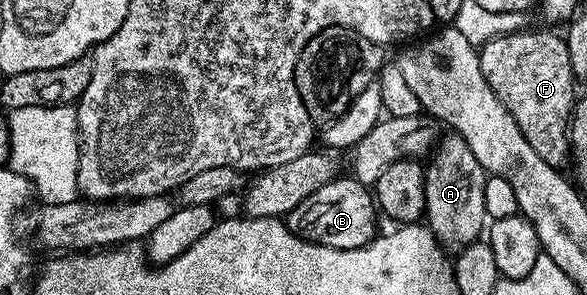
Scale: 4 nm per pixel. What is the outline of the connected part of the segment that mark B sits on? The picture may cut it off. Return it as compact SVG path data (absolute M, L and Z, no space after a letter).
M338 176L302 200L286 216L286 221L298 238L322 247L350 251L372 242L378 232L376 218L378 219L378 210L371 189L354 177Z

